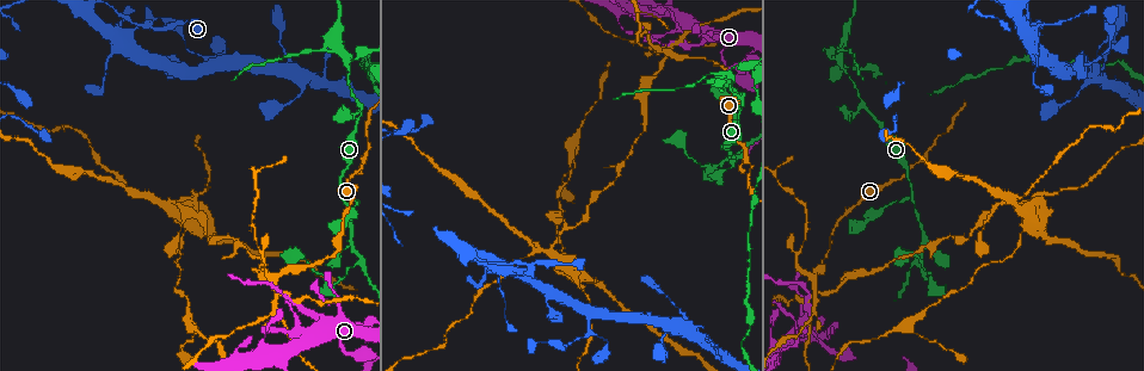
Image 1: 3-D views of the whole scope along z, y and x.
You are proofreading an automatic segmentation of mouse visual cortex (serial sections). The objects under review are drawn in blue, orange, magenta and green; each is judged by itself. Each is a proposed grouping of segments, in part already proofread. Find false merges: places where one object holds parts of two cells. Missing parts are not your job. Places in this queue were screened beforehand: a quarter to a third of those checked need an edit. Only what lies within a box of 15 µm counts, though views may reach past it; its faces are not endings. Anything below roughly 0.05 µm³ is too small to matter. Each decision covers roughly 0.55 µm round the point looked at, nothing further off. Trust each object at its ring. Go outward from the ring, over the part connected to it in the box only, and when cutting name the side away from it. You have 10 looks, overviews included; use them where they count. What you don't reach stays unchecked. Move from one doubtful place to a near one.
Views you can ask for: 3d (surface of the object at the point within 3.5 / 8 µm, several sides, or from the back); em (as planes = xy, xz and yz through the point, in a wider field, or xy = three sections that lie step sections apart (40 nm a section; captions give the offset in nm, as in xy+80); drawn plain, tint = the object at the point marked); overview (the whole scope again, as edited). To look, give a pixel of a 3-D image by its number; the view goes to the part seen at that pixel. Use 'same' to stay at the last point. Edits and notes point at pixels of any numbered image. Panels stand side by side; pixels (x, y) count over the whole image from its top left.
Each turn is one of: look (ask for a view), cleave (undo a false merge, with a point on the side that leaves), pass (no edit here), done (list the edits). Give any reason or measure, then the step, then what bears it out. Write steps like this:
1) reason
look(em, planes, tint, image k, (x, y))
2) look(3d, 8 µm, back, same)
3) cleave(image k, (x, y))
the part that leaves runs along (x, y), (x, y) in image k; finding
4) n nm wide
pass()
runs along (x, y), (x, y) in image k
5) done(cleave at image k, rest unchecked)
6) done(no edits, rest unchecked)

sudden change in width
look(3d, 3.5 µm, image 1, (718, 42))

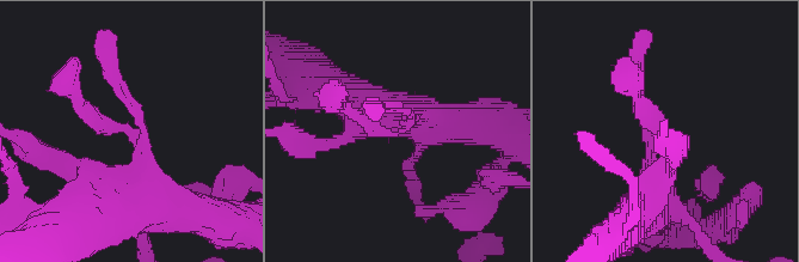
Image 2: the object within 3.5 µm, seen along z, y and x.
look(em, xy, step 5, tint, image 2, (130, 129))

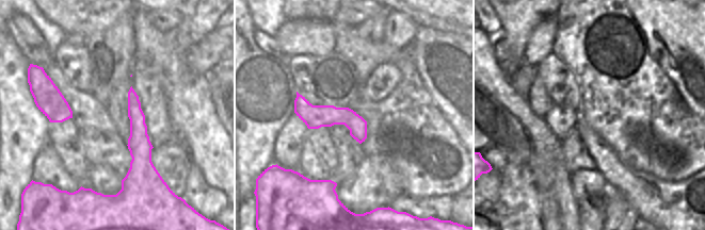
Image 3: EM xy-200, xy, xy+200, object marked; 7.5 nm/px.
pass()
runs along (131, 92), (138, 169), (124, 183) in image 3; continuous, no second cell

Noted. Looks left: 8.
abrupt turn
look(3d, 3.5 µm, image 1, (862, 104))

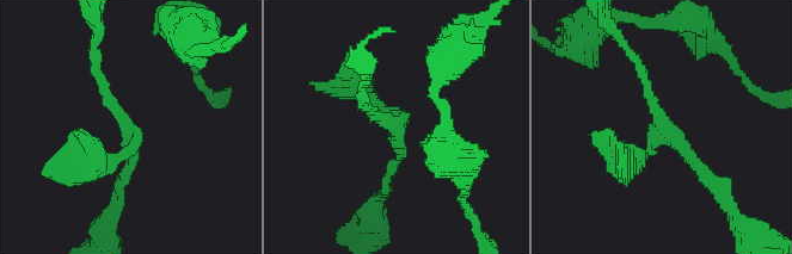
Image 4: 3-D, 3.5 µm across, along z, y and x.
3 arms; arms of 150, 150, 200 nm
look(em, xy, step 2, tint, image 4, (670, 131))

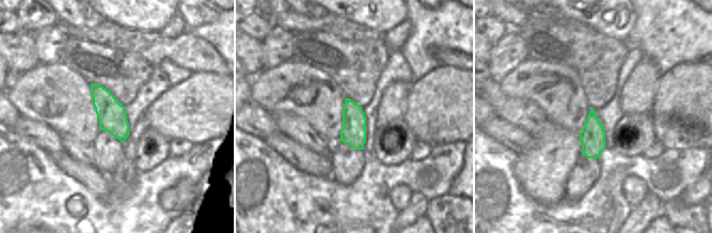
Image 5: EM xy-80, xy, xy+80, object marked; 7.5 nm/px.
pass()
one cell here

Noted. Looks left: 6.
three arms meet
look(3d, 3.5 µm, image 1, (344, 200))

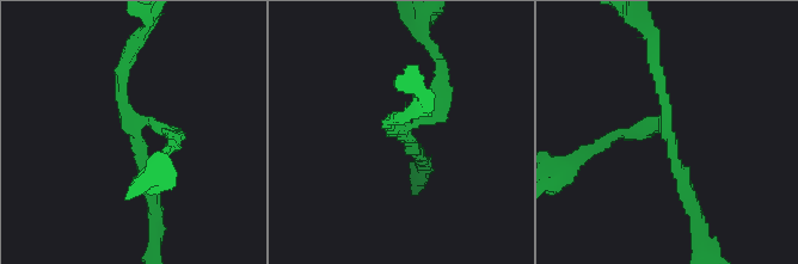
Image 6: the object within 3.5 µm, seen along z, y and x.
3 arms; arms of 150, 200, 200 nm
pass()
runs along (654, 53), (665, 129), (689, 200) in image 6; continuous, no second cell

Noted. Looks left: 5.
abrupt turn
look(3d, 8 µm, image 1, (916, 261))

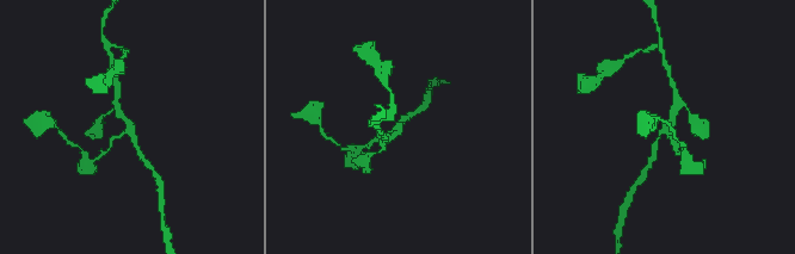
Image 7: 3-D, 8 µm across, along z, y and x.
look(3d, 3.5 µm, back, image 7, (675, 125))

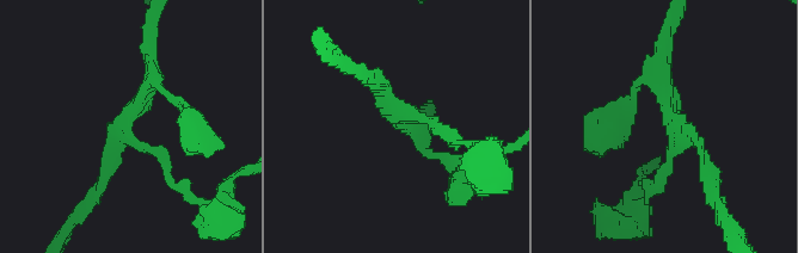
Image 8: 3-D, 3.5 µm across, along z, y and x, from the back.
3 arms; arms of 150, 150, 250 nm; now the EM
look(em, xy, step 1, tint, image 8, (129, 133))

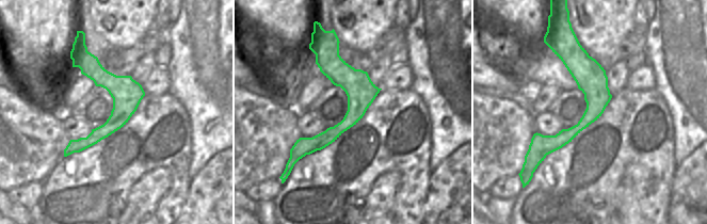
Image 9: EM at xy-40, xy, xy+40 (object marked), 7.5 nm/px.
pass()
runs along (151, 59), (128, 131), (179, 186) in image 8; all the same cell

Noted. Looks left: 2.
a narrow waist
look(em, xy, step 1, tint, image 1, (336, 46))

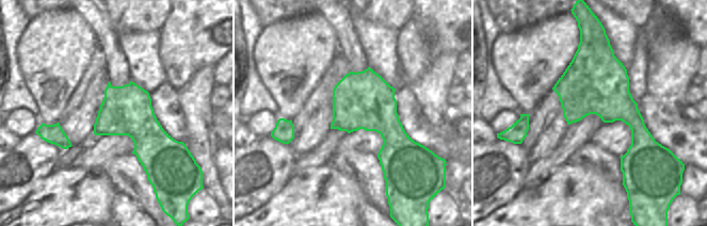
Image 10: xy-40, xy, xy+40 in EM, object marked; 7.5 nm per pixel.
look(3d, 3.5 µm, same)

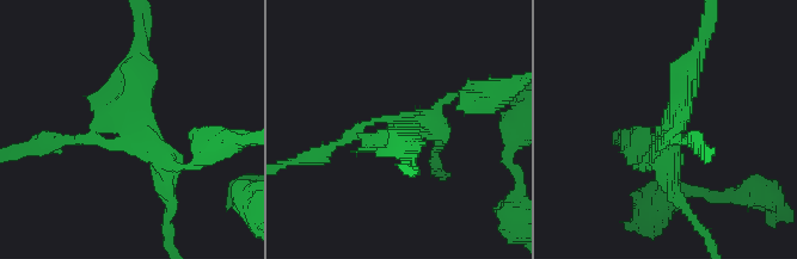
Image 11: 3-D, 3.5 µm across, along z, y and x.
cleave(image 11, (201, 135))
two cells meet here

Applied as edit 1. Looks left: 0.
done(cleave at image 11, rest unchecked)

